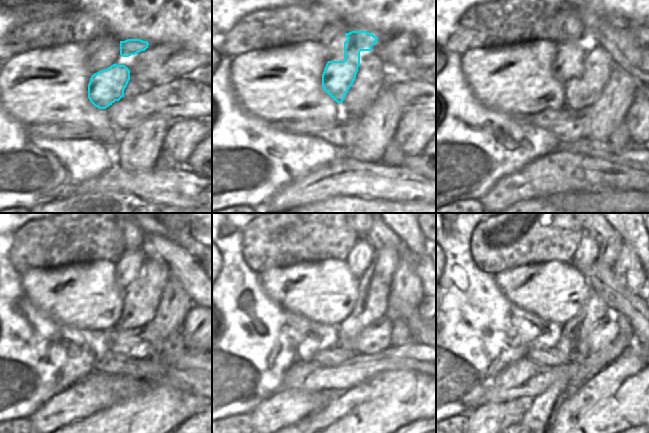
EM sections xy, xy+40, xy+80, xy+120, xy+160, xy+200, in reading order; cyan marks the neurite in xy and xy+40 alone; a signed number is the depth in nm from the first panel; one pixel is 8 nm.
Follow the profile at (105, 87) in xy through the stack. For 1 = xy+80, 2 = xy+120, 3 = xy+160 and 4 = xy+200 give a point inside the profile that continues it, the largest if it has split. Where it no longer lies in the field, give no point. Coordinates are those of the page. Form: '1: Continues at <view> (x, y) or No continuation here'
1: Continues at xy+80 (576, 46)
2: Continues at xy+120 (128, 267)
3: Continues at xy+160 (361, 256)
4: Continues at xy+200 (586, 254)

